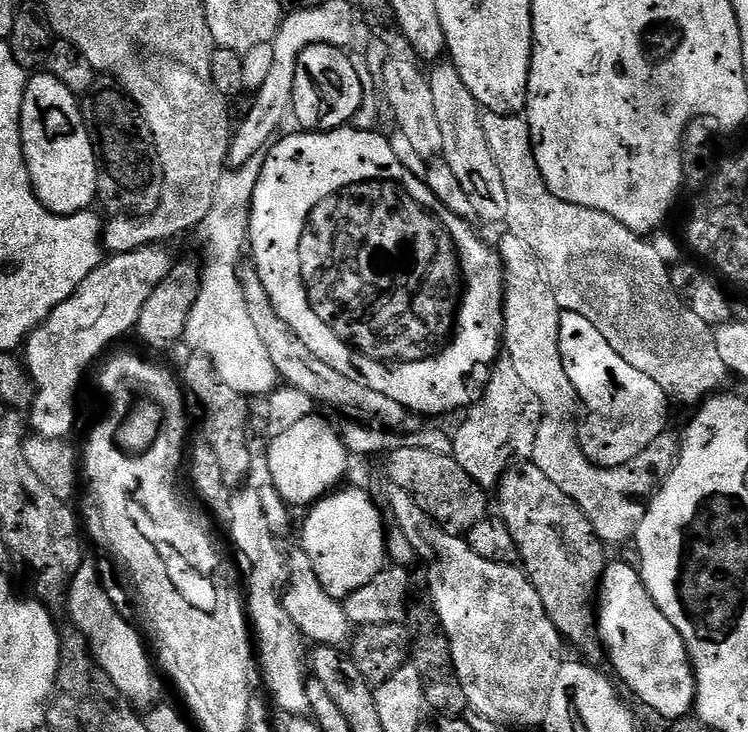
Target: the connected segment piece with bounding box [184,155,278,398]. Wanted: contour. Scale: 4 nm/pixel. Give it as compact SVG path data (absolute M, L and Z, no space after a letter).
M255 156L245 164L237 164L225 171L218 182L210 214L206 214L198 229L204 252L208 255L208 265L203 265L198 302L194 302L194 310L190 310L184 331L184 340L192 347L191 351L210 358L218 374L222 374L222 382L246 398L267 397L278 387L274 362L270 362L270 354L266 354L266 346L262 346L262 338L258 338L258 329L246 310L246 298L242 298L238 271L242 263L240 240L242 244L248 239L252 199L263 165L264 156Z

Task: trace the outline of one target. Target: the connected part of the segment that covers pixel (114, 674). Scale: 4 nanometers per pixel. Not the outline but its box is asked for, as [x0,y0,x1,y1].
[66,562,157,706]

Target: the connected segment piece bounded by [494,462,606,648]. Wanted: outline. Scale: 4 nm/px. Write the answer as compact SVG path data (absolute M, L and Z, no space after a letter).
M516 462L504 473L499 484L494 489L494 500L500 503L498 515L500 519L506 522L510 534L516 543L516 555L519 563L522 565L523 572L528 576L534 589L538 592L542 605L545 606L546 614L557 627L561 636L570 645L577 644L580 648L588 648L592 640L588 637L588 628L590 632L590 608L588 612L588 603L593 603L594 589L598 581L604 575L606 559L604 560L604 551L606 545L604 541L598 538L594 526L582 514L582 510L538 466L531 462Z

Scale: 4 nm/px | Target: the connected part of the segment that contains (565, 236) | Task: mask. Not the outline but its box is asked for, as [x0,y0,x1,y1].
[480,112,730,406]

